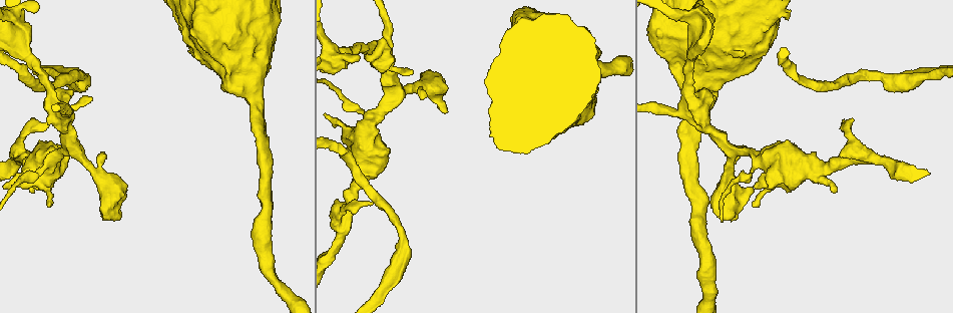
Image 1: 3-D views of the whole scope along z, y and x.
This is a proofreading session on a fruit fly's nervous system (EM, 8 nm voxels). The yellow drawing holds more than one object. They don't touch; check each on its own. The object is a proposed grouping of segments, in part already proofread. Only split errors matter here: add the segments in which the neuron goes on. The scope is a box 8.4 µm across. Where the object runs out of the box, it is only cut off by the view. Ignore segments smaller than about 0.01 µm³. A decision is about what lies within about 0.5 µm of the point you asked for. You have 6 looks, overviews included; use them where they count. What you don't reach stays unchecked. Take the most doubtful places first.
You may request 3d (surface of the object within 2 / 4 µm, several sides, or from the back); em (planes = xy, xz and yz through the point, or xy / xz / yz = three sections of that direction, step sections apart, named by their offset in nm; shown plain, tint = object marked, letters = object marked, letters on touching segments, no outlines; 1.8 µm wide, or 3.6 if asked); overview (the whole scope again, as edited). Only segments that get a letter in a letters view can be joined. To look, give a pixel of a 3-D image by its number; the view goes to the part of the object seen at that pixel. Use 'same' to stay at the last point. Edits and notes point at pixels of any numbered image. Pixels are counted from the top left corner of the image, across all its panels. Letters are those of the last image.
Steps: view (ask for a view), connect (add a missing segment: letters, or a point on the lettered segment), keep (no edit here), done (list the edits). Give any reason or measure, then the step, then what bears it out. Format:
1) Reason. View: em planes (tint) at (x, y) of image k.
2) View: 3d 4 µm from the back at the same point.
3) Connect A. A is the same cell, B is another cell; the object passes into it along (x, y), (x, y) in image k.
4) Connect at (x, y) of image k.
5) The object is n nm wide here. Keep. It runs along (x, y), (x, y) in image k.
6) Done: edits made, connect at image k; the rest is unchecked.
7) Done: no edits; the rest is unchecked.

Thick turns thin. View: em yz step 16 (letters) at (401, 241) of image 1.

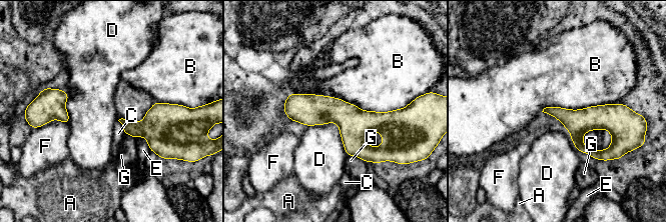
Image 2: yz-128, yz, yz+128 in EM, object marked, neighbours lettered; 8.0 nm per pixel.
Keep. A, B, C, D, E, F and G are other cells; a border runs along (308, 125), (335, 122), (348, 155) in image 2; none of them fits.

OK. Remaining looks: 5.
View: em 3.6 µm planes (letters) at (44, 177) of image 1.

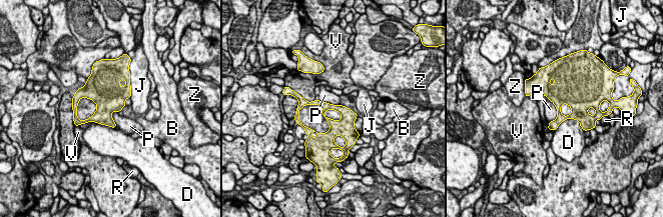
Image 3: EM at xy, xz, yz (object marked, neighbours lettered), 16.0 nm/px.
The object is 160 nm wide here; the longest contact is with D, 500 nm. Keep. B, D, J, P, R, V and Z are other cells; no lettered segment goes on from it.

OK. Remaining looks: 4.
Sudden change in width. View: 3d 4 µm at (58, 113) of image 1.

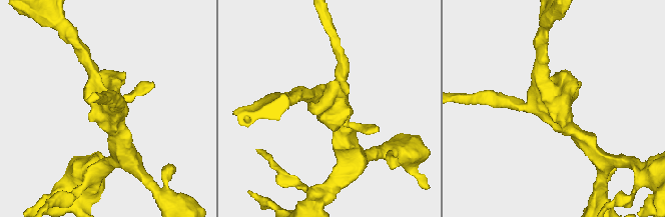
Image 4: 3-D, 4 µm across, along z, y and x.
Now the EM. View: em planes (letters) at (557, 106) of image 4.

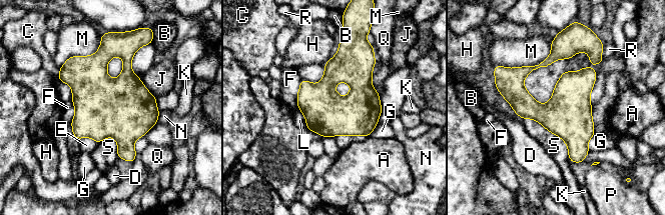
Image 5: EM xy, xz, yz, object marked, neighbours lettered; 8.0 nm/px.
The object is 360 nm wide here. Keep. A, B, C, D, E, F, G, H, J, K, L, M, N, P, Q, R and S are other cells; a border runs along (522, 118), (557, 135), (571, 161) in image 5; none of them fits.

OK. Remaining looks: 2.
Done: no edits; the rest is unchecked.

